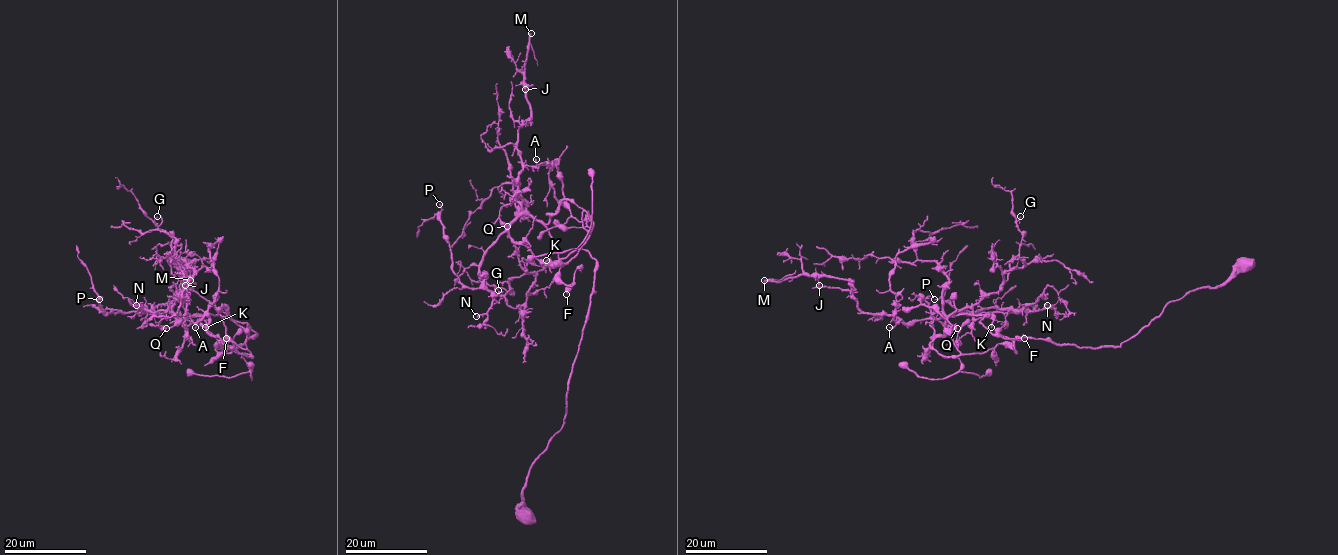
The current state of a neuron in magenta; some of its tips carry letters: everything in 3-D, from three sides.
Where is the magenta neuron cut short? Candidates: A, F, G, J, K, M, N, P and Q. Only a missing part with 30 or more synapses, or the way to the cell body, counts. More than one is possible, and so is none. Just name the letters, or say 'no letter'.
M

